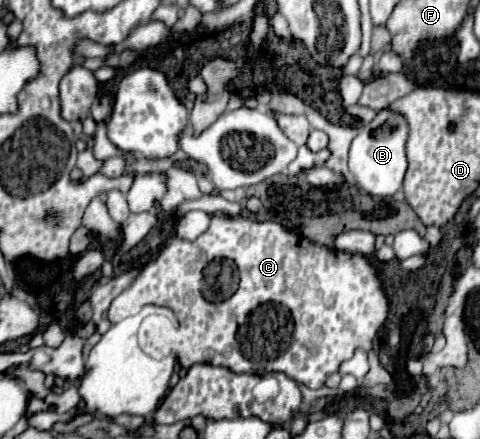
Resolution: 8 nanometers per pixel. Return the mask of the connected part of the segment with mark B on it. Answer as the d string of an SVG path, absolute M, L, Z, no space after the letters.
M381 110L373 122L365 124L351 142L349 150L349 172L353 174L357 186L371 196L379 198L393 196L401 188L403 174L407 172L405 142L407 122L403 122L399 114L391 114L391 110Z

